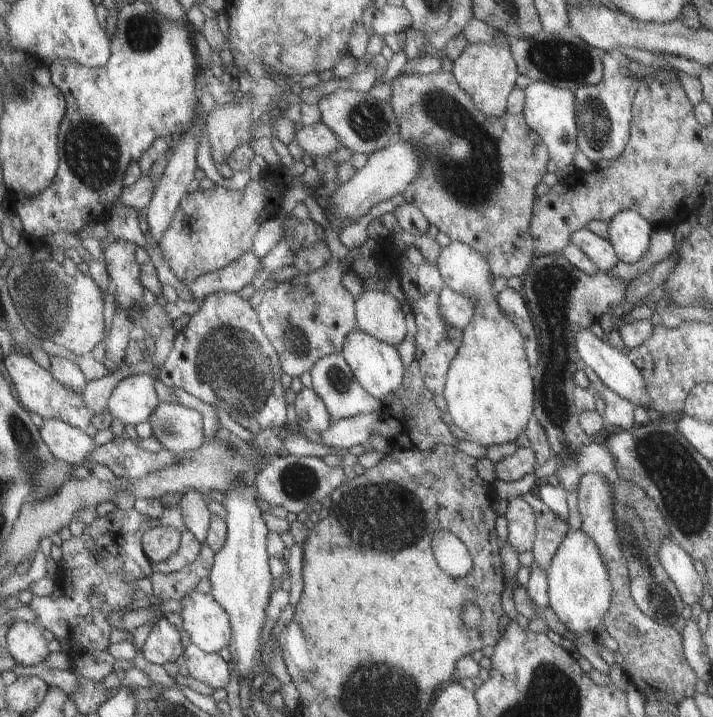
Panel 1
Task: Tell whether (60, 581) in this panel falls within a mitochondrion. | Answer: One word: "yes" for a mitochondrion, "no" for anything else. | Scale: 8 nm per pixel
no

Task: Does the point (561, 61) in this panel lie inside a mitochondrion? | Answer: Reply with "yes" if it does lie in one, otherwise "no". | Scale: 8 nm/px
yes

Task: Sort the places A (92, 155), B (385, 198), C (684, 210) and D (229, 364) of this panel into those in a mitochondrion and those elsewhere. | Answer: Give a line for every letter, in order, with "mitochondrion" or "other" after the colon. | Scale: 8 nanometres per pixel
A: mitochondrion
B: other
C: other
D: mitochondrion

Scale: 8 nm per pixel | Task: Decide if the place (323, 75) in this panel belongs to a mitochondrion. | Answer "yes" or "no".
no

